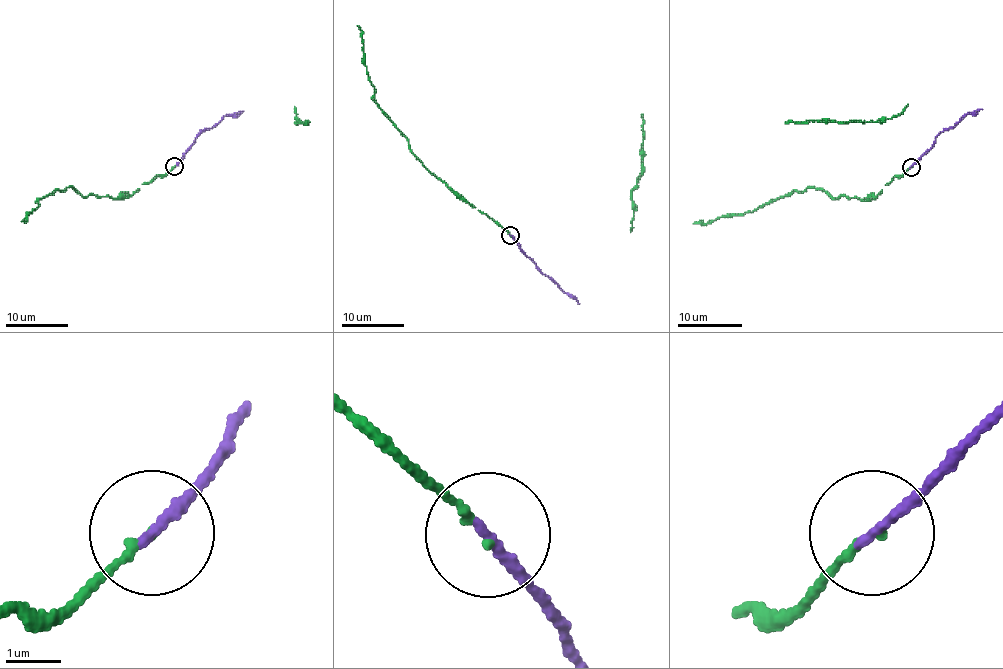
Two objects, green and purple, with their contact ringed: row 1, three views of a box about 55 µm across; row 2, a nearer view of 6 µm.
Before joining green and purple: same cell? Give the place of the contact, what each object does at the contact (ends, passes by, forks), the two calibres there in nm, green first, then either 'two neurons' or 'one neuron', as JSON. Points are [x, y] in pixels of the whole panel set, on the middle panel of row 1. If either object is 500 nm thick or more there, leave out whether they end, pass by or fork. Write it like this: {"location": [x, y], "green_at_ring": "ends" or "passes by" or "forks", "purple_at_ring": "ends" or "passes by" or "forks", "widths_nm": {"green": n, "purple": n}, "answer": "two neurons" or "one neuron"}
{"location": [510, 235], "green_at_ring": "ends", "purple_at_ring": "ends", "widths_nm": {"green": 130, "purple": 190}, "answer": "one neuron"}

